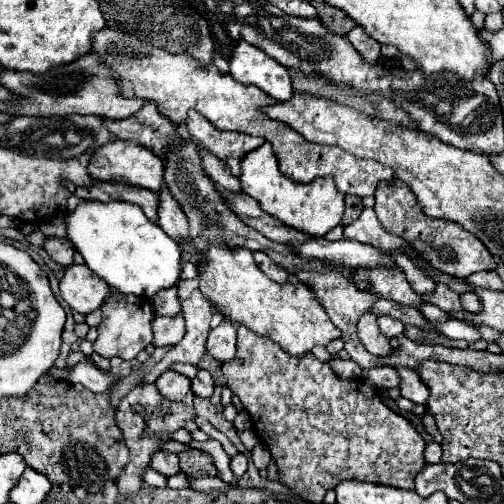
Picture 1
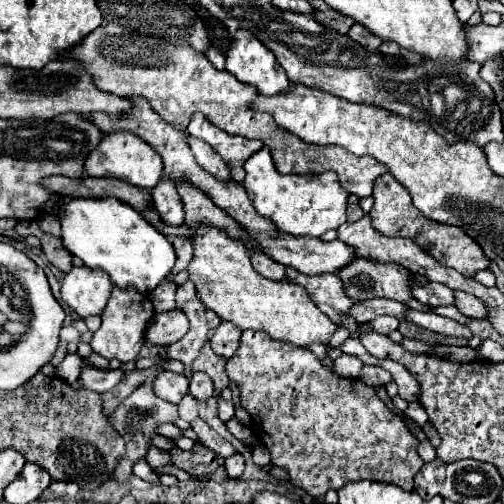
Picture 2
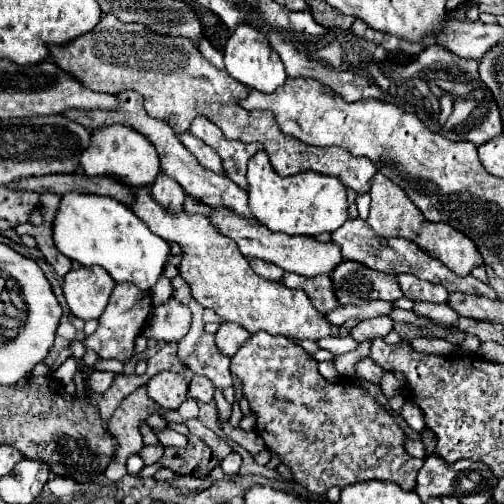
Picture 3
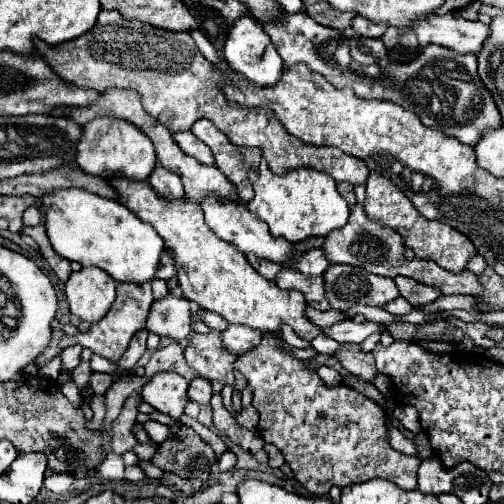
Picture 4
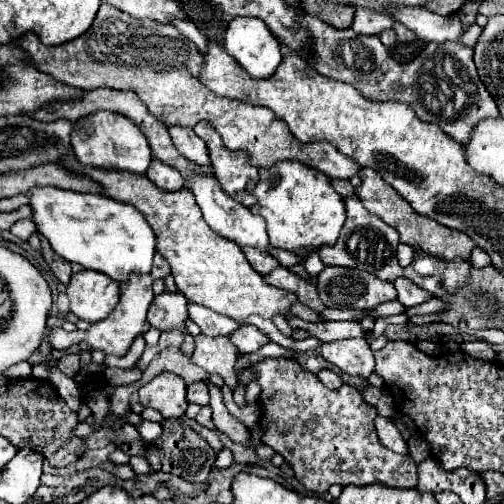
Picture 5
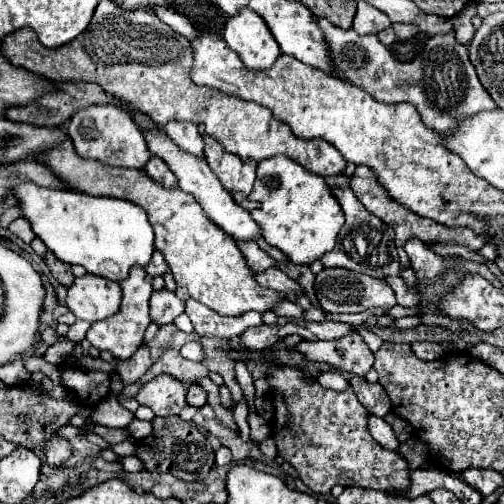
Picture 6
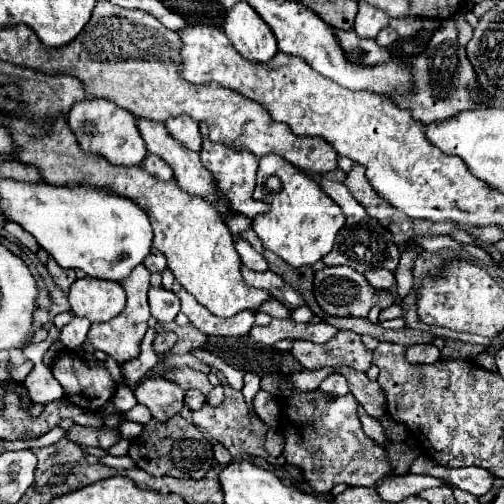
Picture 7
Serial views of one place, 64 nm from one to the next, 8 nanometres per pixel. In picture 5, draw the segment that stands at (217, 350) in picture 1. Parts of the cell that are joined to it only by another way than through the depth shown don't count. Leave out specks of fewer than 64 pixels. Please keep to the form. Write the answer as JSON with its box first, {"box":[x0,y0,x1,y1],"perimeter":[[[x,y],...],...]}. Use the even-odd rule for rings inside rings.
{"box":[228,324,270,354],"perimeter":[[[244,324],[244,326],[236,328],[228,338],[230,338],[230,342],[238,348],[240,354],[256,352],[256,350],[260,350],[264,344],[270,342],[264,332],[260,332],[256,326],[250,326],[250,324]]]}

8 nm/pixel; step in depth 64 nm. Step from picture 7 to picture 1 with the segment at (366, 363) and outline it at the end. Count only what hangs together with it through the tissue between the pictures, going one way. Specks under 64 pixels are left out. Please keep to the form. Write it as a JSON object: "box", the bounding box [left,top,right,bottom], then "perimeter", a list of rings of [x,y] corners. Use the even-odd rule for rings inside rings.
{"box":[362,366,400,390],"perimeter":[[[390,366],[364,370],[364,372],[362,372],[362,380],[364,380],[366,384],[372,384],[374,388],[386,388],[386,390],[400,386],[400,374],[398,374],[398,370],[394,370],[394,368],[390,368]]]}

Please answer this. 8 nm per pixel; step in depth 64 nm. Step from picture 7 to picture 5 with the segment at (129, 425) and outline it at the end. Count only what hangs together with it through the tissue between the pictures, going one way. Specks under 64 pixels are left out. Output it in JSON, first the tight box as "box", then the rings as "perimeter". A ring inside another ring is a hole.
{"box":[138,420,162,442],"perimeter":[[[142,420],[142,424],[138,426],[138,432],[144,442],[152,442],[152,440],[158,440],[158,436],[162,434],[162,426],[150,420]]]}

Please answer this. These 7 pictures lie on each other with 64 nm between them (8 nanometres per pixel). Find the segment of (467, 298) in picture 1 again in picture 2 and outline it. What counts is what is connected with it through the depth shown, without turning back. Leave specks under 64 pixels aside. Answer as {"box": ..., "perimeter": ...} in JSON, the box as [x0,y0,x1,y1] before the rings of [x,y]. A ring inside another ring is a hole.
{"box":[456,292,486,318],"perimeter":[[[456,292],[456,308],[470,318],[486,318],[486,306],[480,298],[466,294],[466,292]]]}

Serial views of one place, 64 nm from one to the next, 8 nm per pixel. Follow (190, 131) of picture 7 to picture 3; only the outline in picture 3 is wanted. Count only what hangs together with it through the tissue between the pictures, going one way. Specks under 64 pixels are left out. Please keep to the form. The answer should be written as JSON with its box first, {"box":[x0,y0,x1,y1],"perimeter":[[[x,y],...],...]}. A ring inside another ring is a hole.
{"box":[180,132,224,174],"perimeter":[[[184,132],[182,136],[180,136],[180,140],[182,140],[182,144],[198,158],[198,162],[204,166],[204,168],[208,168],[208,170],[212,170],[212,172],[216,172],[216,174],[224,174],[224,168],[222,168],[222,160],[220,160],[220,156],[216,156],[216,152],[212,152],[212,148],[208,148],[204,142],[200,142],[196,136],[192,136],[190,132]]]}

